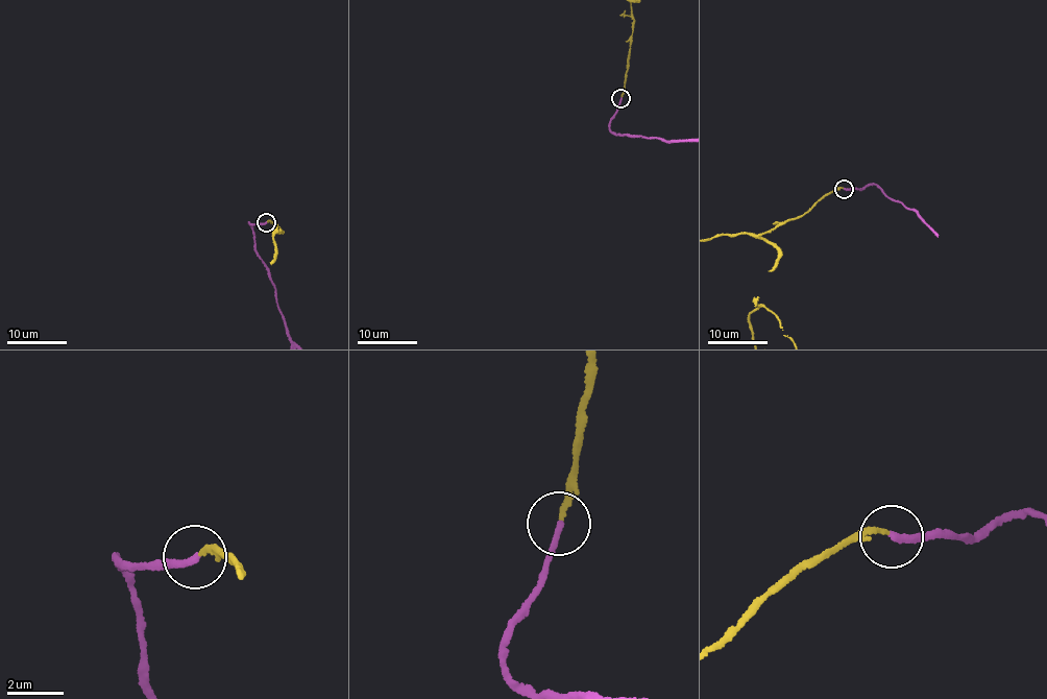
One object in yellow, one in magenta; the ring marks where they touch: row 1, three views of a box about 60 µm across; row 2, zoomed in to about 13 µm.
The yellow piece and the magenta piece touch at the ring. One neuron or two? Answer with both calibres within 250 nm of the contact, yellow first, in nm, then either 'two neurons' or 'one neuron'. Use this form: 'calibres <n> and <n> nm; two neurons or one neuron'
calibres 160 and 240 nm; one neuron

